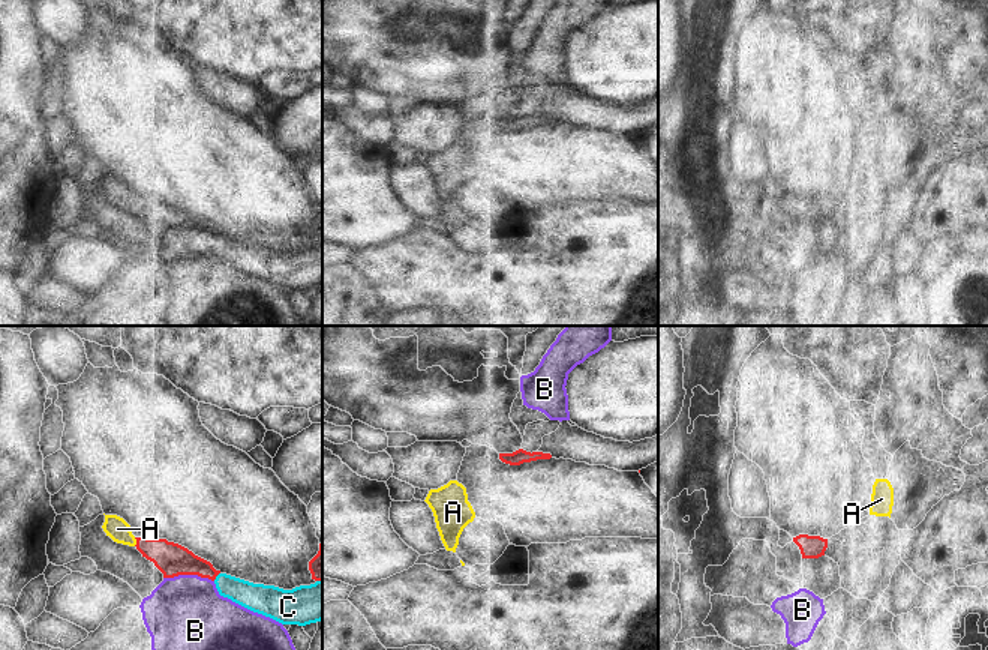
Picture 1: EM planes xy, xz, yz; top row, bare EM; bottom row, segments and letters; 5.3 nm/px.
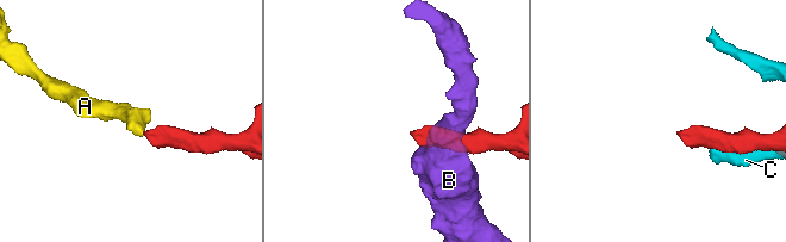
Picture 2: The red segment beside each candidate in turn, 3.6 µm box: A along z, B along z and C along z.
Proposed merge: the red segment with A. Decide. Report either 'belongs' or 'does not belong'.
belongs

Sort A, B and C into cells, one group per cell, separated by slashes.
A / B / C

